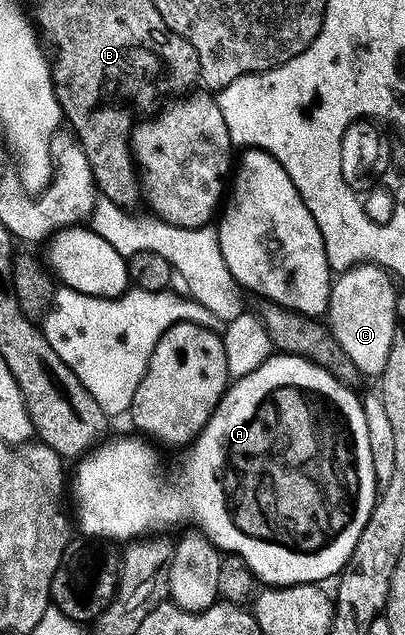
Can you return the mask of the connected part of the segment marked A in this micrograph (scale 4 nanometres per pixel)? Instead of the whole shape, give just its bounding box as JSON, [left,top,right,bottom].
[71,354,379,588]

